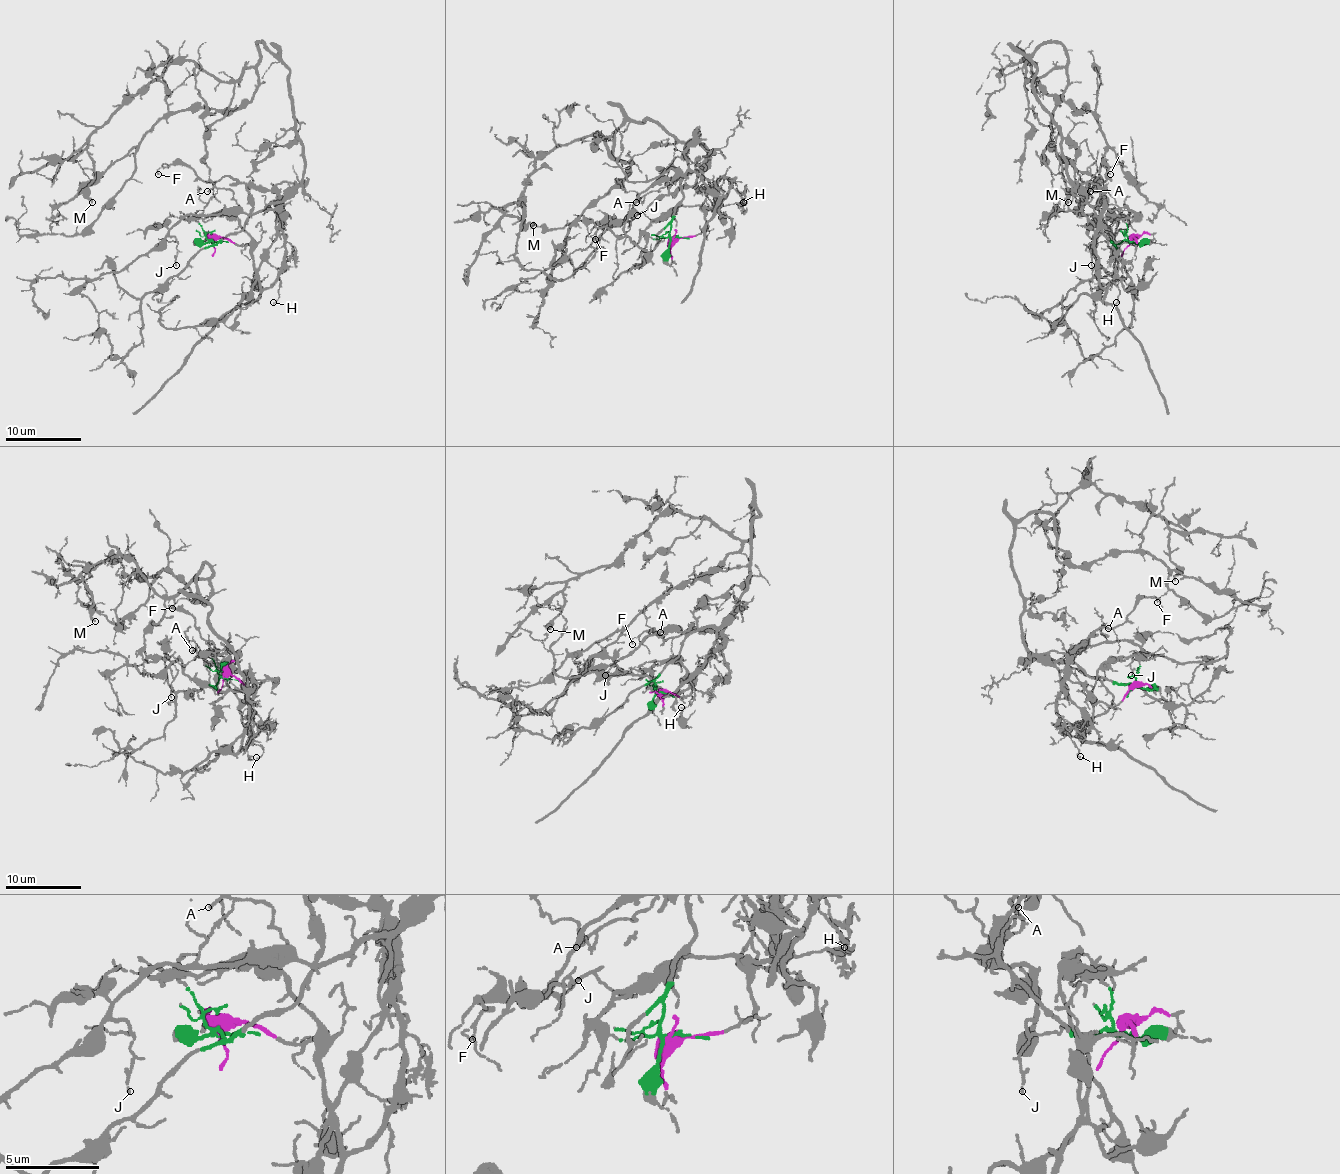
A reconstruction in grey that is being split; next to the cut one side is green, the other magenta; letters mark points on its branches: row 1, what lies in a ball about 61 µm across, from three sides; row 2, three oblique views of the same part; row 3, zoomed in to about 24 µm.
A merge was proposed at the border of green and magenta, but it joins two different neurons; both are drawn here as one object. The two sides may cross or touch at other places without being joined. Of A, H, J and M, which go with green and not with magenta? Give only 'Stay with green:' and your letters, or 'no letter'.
Stay with green: A, J, M

